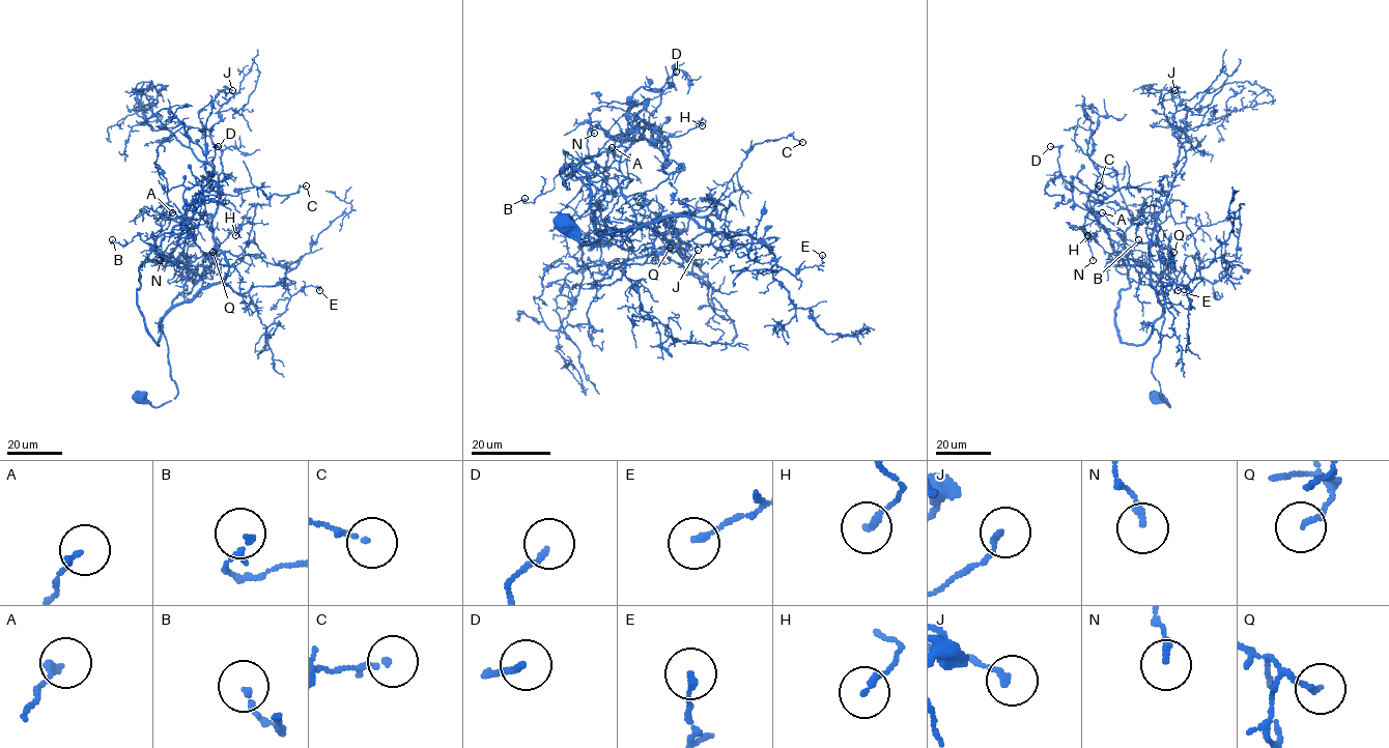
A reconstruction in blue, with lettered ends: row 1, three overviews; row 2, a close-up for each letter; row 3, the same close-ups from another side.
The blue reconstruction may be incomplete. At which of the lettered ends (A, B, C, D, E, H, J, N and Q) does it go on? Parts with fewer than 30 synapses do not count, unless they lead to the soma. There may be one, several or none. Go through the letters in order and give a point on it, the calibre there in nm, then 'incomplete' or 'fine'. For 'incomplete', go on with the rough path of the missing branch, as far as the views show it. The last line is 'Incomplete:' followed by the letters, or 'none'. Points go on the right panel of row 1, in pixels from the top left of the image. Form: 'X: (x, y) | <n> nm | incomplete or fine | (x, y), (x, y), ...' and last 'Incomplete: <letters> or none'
A: (1102, 212) | 180 nm | fine
B: (1138, 239) | 170 nm | fine
C: (1099, 185) | 120 nm | fine
D: (1050, 146) | 180 nm | fine
E: (1178, 290) | 160 nm | fine
H: (1087, 235) | 200 nm | fine
J: (1174, 90) | 180 nm | fine
N: (1093, 260) | 170 nm | fine
Q: (1173, 252) | 140 nm | fine
Incomplete: none

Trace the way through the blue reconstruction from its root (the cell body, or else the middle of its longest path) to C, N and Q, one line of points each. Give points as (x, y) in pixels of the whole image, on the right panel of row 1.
C: (1157, 396), (1169, 407), (1152, 372), (1164, 317), (1149, 259), (1169, 195), (1122, 186), (1103, 197), (1099, 185)
N: (1157, 396), (1169, 407), (1152, 372), (1164, 319), (1161, 281), (1130, 259), (1102, 227), (1087, 240), (1093, 260)
Q: (1157, 396), (1169, 407), (1152, 372), (1164, 317), (1151, 286), (1150, 246), (1154, 241), (1173, 252)

